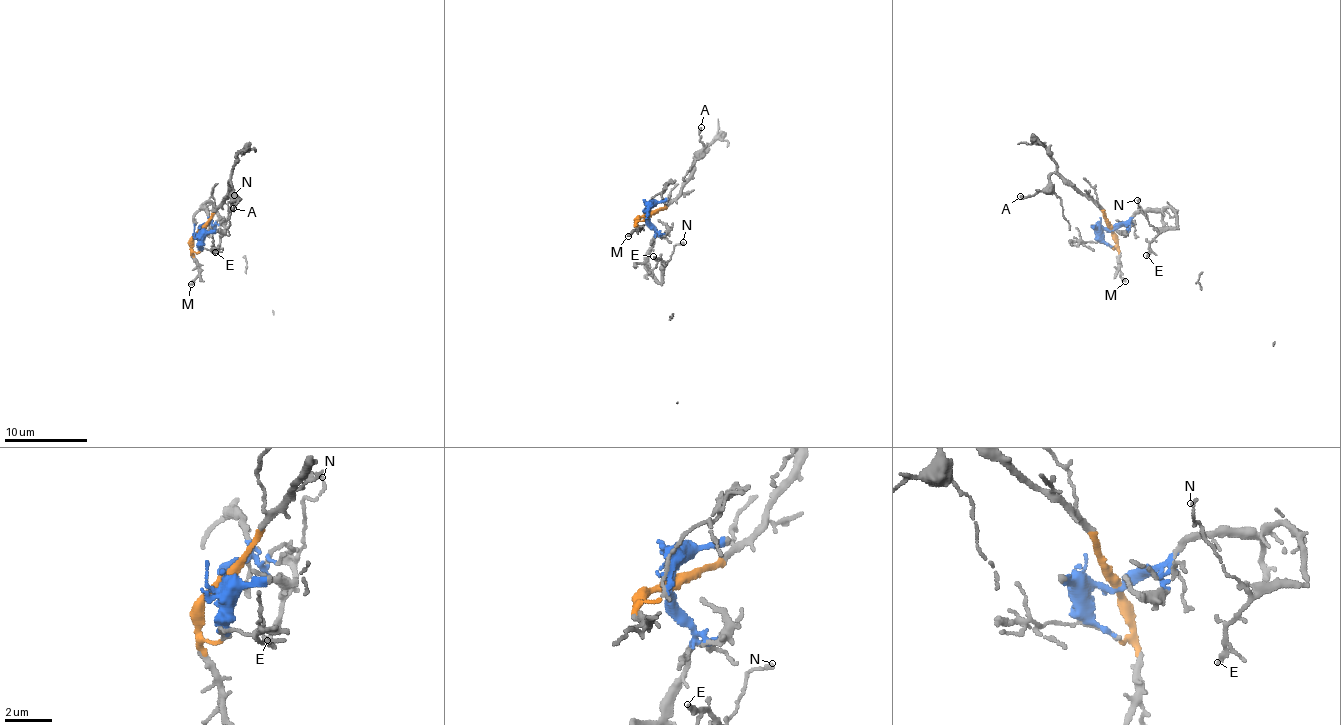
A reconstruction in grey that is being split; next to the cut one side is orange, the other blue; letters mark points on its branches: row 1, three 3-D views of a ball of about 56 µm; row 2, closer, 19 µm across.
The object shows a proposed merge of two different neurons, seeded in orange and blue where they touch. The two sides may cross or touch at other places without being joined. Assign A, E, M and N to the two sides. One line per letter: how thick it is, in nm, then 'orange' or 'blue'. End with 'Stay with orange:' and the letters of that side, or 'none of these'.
A: 140 nm thick; orange
E: 140 nm thick; blue
M: 140 nm thick; orange
N: 100 nm thick; blue
Stay with orange: A, M

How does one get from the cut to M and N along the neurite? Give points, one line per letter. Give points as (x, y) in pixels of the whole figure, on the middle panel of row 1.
M: (646, 215), (639, 220), (637, 230), (628, 235)
N: (646, 215), (655, 238), (645, 268), (660, 282), (665, 262), (683, 241)

